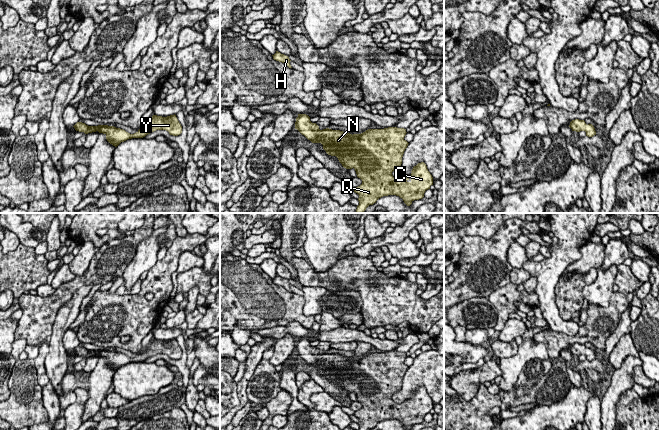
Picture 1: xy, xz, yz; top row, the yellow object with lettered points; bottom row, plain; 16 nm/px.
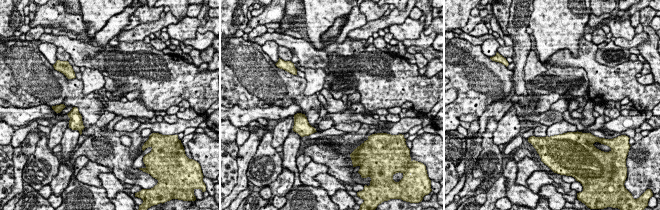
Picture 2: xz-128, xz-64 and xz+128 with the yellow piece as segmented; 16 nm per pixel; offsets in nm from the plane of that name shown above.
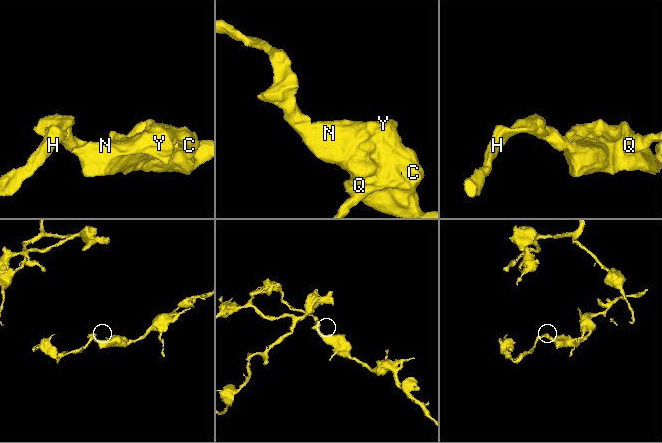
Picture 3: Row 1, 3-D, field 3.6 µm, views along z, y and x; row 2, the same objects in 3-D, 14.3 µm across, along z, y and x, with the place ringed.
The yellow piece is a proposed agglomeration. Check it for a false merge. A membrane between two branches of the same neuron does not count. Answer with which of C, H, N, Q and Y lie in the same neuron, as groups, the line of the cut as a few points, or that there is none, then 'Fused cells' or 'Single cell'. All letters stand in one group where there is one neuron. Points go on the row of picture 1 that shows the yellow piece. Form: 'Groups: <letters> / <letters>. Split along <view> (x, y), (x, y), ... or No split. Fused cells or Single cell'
Groups: C H N Q Y. No split. Single cell

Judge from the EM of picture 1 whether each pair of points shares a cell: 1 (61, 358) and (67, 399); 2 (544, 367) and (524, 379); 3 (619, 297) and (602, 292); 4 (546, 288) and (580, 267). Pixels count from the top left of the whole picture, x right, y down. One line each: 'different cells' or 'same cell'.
1: different cells
2: same cell
3: different cells
4: different cells

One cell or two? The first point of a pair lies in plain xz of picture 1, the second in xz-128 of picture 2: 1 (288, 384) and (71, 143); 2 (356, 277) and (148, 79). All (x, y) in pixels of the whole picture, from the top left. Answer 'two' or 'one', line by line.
1: one
2: one

